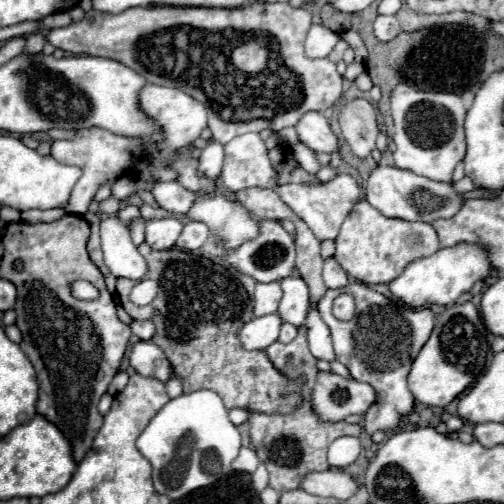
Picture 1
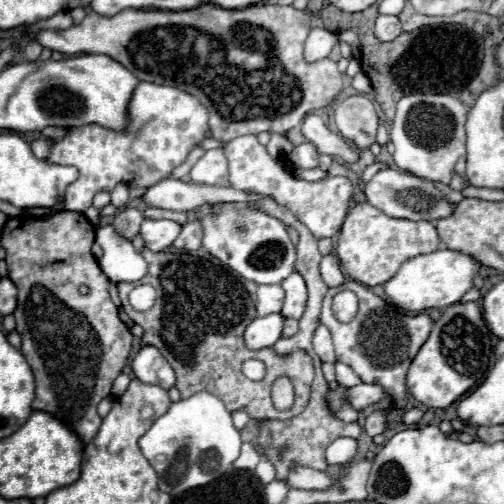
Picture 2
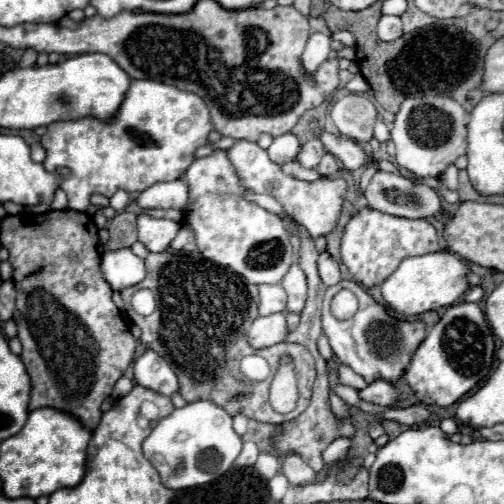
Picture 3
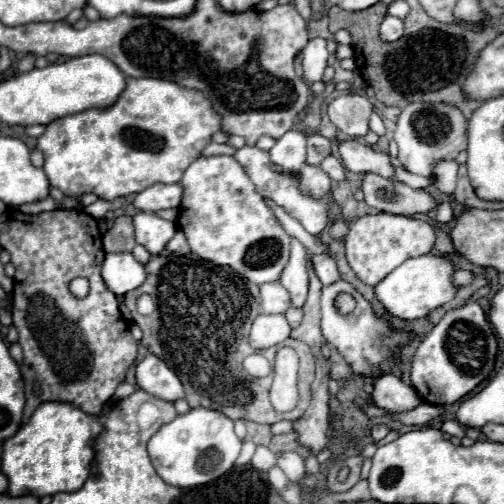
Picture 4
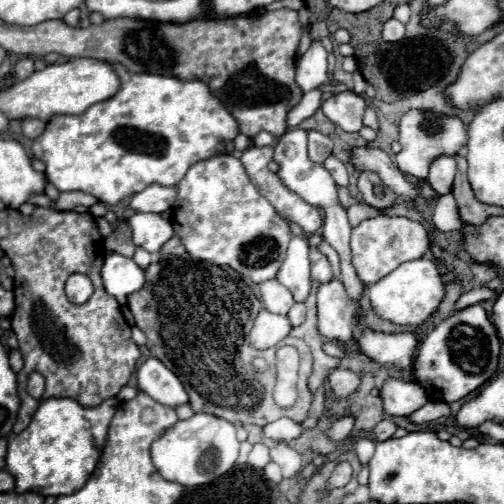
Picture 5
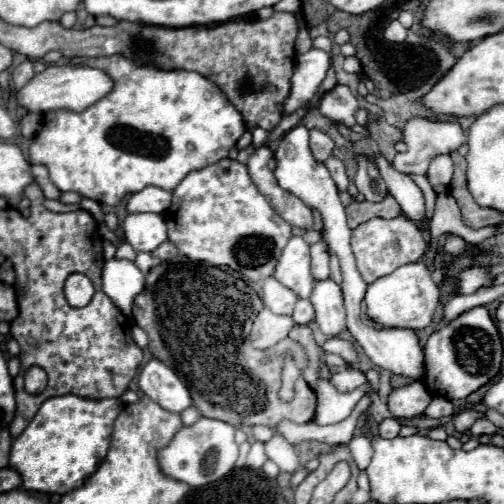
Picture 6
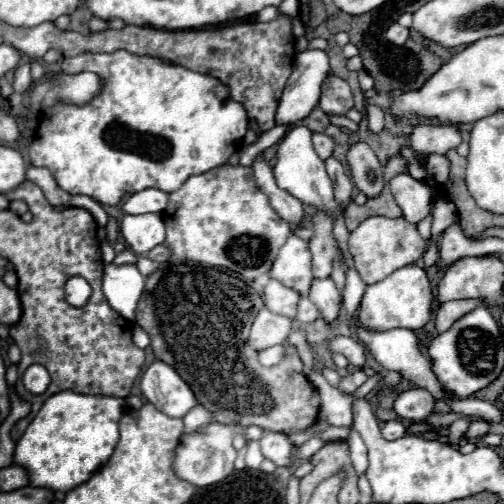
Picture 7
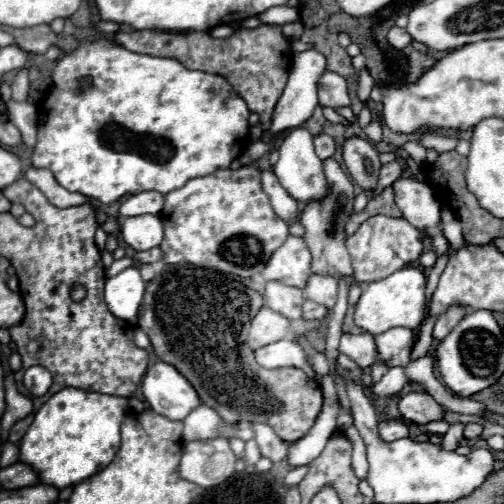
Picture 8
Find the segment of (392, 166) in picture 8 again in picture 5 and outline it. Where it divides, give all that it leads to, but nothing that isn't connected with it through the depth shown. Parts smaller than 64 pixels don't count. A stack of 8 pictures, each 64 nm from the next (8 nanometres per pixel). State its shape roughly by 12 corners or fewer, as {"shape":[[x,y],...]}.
{"shape":[[408,110],[396,166],[428,178],[440,156],[466,146],[458,116]]}

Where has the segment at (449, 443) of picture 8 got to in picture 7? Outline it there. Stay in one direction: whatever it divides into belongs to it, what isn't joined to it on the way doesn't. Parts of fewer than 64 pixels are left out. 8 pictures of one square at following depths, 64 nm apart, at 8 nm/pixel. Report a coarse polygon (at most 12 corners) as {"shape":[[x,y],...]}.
{"shape":[[458,418],[450,426],[448,438],[460,442],[470,426],[468,418]]}

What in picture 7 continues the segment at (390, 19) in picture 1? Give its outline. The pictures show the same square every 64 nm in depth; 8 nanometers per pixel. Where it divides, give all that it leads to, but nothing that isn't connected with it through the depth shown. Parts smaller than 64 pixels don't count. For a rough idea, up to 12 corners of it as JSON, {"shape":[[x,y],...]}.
{"shape":[[394,22],[386,30],[388,42],[404,46],[408,40],[408,28]]}

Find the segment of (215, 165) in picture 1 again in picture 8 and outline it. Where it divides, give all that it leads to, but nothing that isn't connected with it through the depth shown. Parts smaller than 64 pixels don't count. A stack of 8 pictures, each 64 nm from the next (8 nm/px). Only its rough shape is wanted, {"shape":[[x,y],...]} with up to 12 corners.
{"shape":[[254,166],[166,194],[164,262],[250,278],[288,236]]}

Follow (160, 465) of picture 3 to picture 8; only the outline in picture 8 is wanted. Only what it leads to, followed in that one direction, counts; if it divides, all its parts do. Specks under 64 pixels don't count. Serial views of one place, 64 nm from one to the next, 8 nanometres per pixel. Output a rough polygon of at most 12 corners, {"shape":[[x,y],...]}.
{"shape":[[230,440],[182,444],[180,476],[214,488],[234,474]]}

